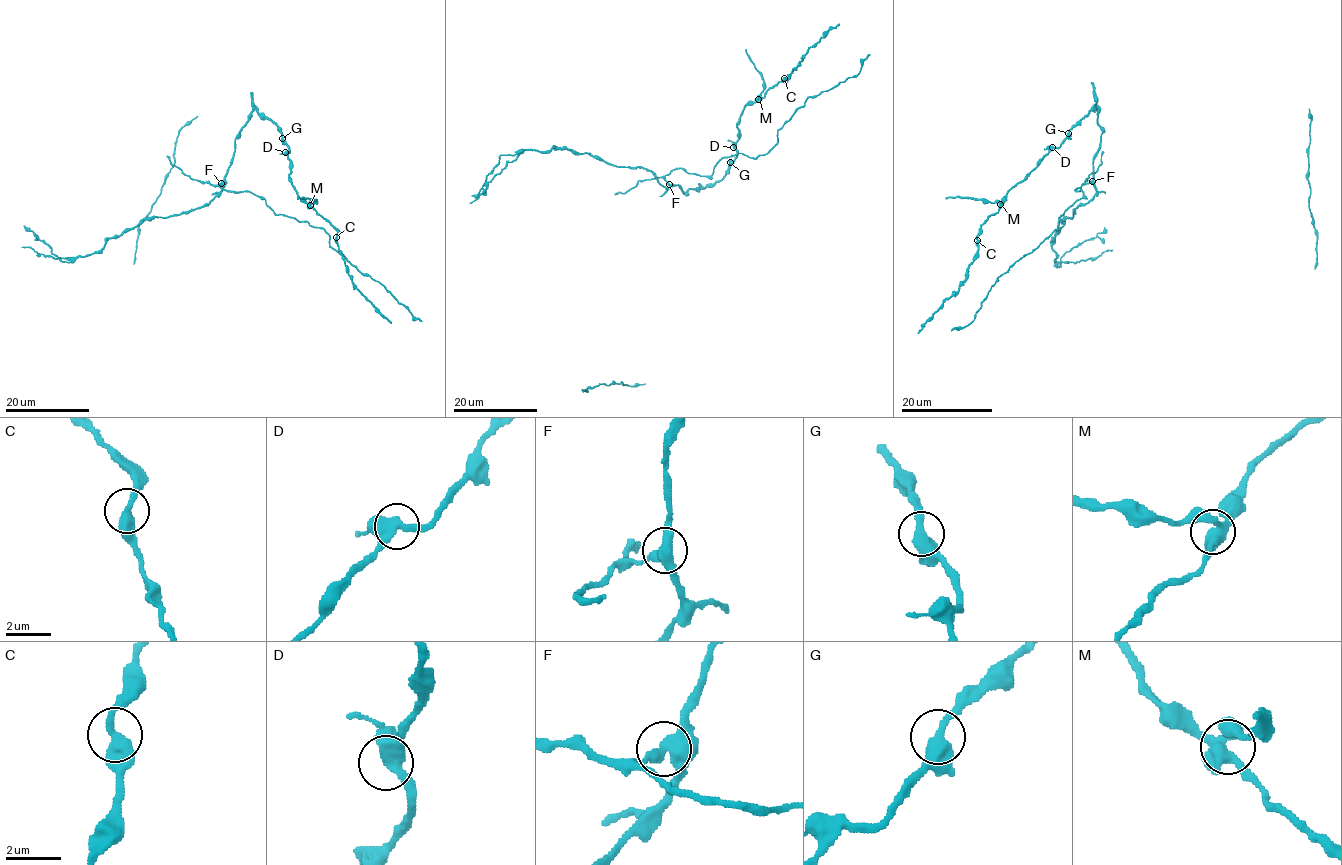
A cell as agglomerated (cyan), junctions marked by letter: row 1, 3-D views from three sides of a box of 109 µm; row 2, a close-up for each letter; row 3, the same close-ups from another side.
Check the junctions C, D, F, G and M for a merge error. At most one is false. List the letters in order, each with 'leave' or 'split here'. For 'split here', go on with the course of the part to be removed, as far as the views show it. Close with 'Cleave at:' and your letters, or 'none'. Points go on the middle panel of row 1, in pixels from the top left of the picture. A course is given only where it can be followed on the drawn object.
C: leave
D: leave
F: split here; foreign part runs (669, 184), (673, 169), (709, 176), (725, 157), (769, 151), (809, 97), (854, 77), (870, 54)
G: leave
M: leave
Cleave at: F

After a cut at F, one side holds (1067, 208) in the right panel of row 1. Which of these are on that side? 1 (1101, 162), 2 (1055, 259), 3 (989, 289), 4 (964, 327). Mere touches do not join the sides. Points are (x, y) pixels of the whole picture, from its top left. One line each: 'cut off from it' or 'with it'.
1: with it
2: cut off from it
3: with it
4: with it

